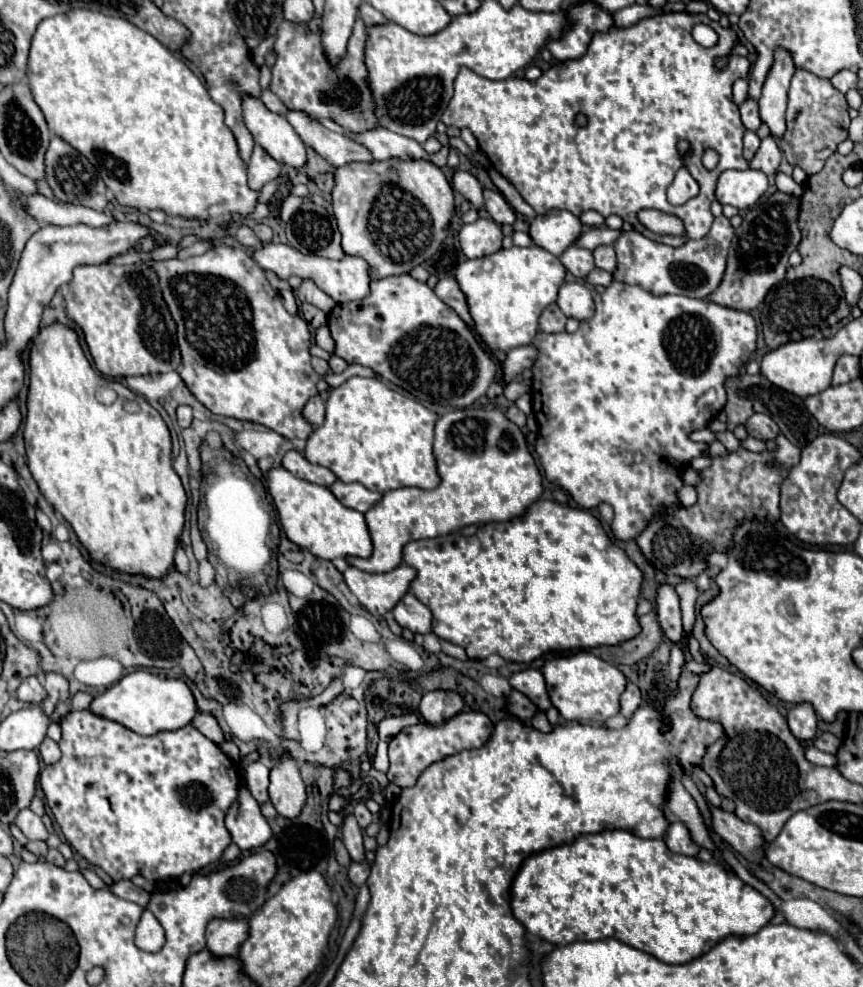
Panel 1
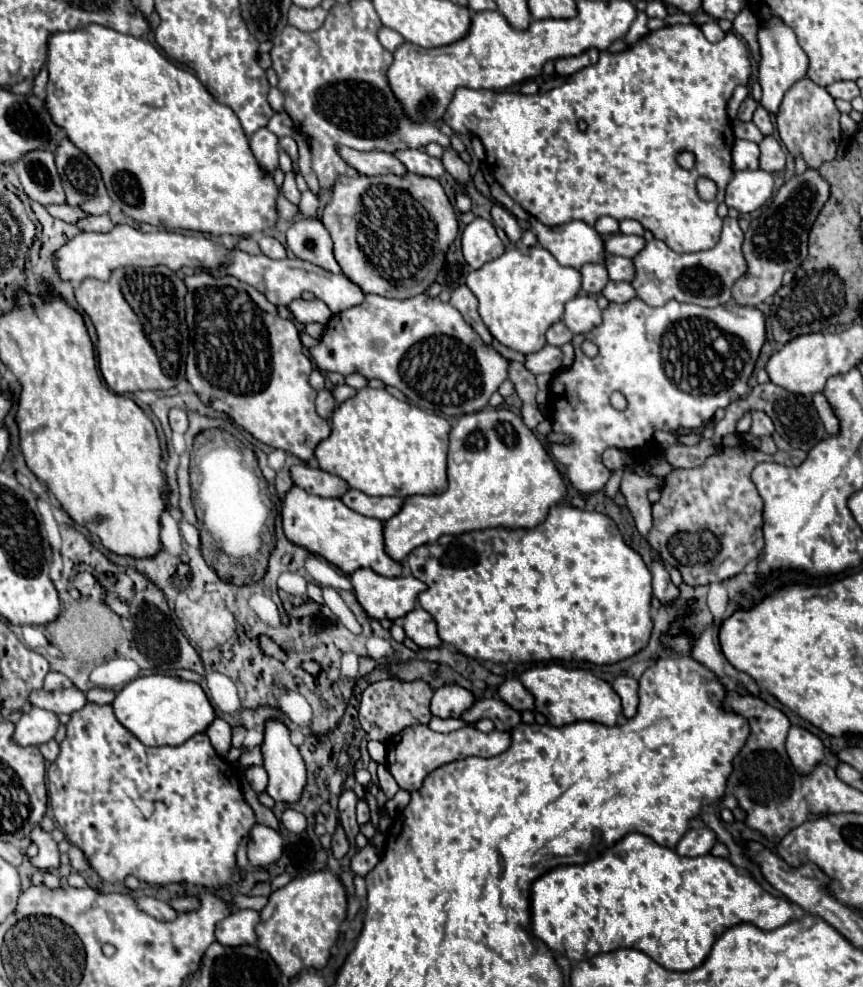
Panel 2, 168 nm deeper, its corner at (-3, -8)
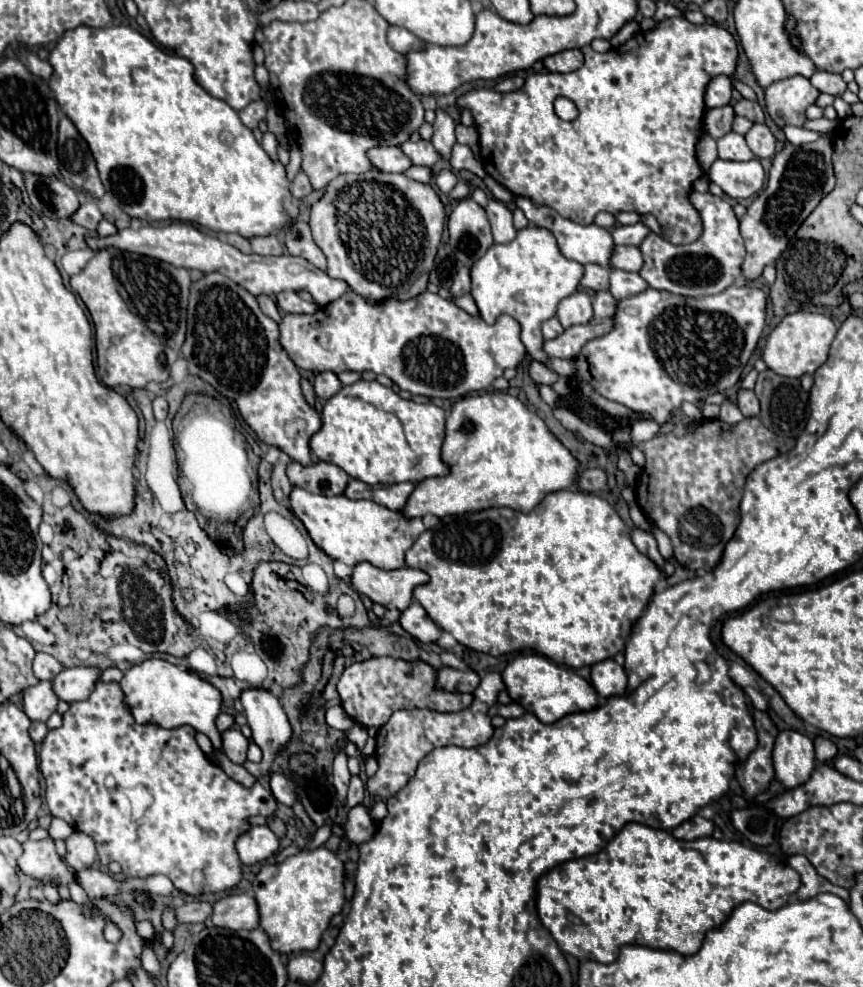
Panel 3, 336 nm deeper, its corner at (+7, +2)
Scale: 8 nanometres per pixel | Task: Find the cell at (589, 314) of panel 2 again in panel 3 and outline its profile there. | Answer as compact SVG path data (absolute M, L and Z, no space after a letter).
M576 291L570 297L562 299L558 303L558 313L556 313L558 321L562 323L564 329L568 329L570 325L580 325L590 321L592 317L592 297L586 291Z

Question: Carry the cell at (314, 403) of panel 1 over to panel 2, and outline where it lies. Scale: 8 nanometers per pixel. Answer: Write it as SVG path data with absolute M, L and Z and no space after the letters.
M328 389L320 391L318 397L316 397L316 413L318 413L322 419L330 419L330 413L332 413L334 407L336 407L336 401L334 401L334 397L330 395L330 391L328 391Z

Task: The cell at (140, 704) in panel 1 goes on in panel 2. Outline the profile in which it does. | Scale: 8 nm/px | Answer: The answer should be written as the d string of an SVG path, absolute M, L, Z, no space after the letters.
M148 675L130 681L122 687L122 691L116 693L112 709L116 719L148 747L180 745L192 735L206 731L208 723L212 723L216 717L198 683L174 679L168 675Z

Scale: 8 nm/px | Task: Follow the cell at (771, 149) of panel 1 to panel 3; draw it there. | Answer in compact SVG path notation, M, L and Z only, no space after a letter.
M752 125L752 129L744 135L750 151L758 157L774 157L774 149L776 149L776 139L772 135L772 131L766 125Z

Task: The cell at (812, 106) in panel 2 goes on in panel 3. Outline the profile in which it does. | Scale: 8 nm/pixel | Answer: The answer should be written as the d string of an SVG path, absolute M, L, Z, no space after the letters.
M790 77L766 87L766 111L778 127L796 125L806 121L806 107L818 99L820 91L810 85L806 77Z

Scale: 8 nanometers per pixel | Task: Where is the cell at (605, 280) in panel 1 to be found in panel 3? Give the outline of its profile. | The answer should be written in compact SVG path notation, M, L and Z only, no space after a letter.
M620 269L610 271L610 293L618 301L626 299L626 297L632 297L632 295L638 295L646 289L648 289L648 283L638 273L620 271Z

